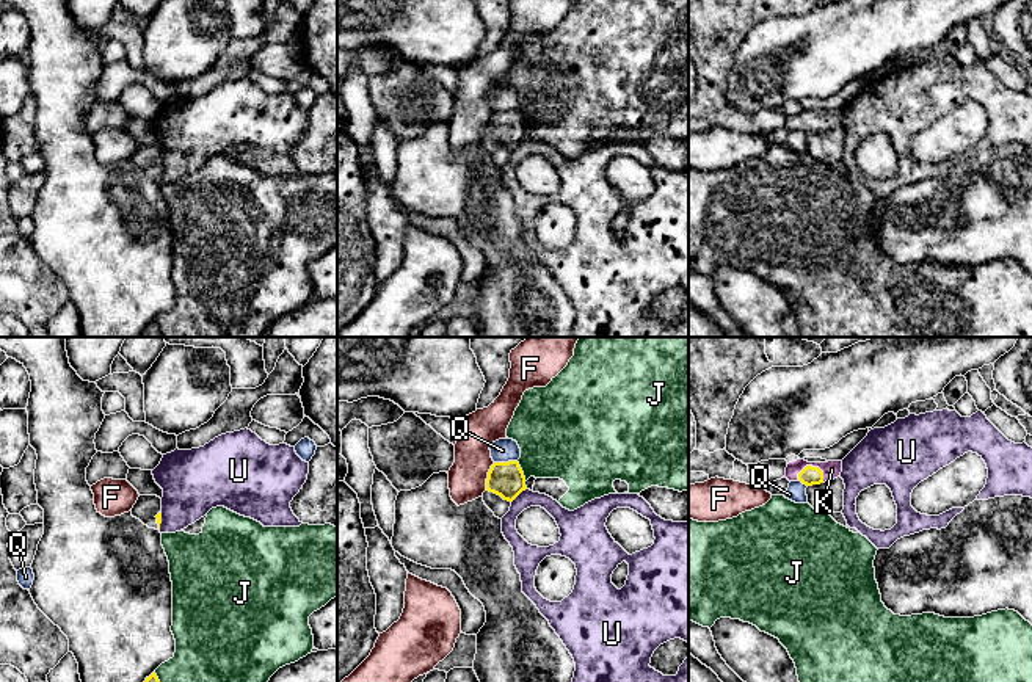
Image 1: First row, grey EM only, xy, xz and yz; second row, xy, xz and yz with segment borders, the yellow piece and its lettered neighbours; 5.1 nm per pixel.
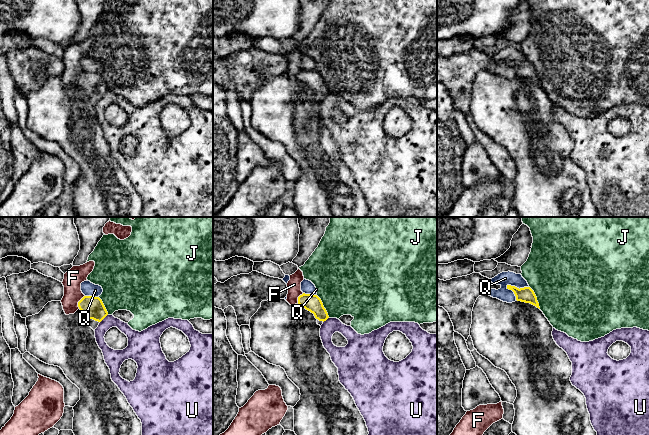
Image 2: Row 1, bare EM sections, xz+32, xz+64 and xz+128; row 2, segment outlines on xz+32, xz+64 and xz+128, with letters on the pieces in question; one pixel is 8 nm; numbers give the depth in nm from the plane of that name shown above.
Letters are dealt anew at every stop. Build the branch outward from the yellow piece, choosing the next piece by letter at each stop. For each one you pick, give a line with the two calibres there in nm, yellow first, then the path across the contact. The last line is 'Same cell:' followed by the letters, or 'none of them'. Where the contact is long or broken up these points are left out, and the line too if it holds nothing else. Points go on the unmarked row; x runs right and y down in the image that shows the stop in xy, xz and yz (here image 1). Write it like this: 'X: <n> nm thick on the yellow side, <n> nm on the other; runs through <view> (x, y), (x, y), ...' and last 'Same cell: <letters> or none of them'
K: 100 nm thick on the yellow side, 90 nm on the other; runs through yz (810, 124), (808, 115), (832, 118)
Same cell: K

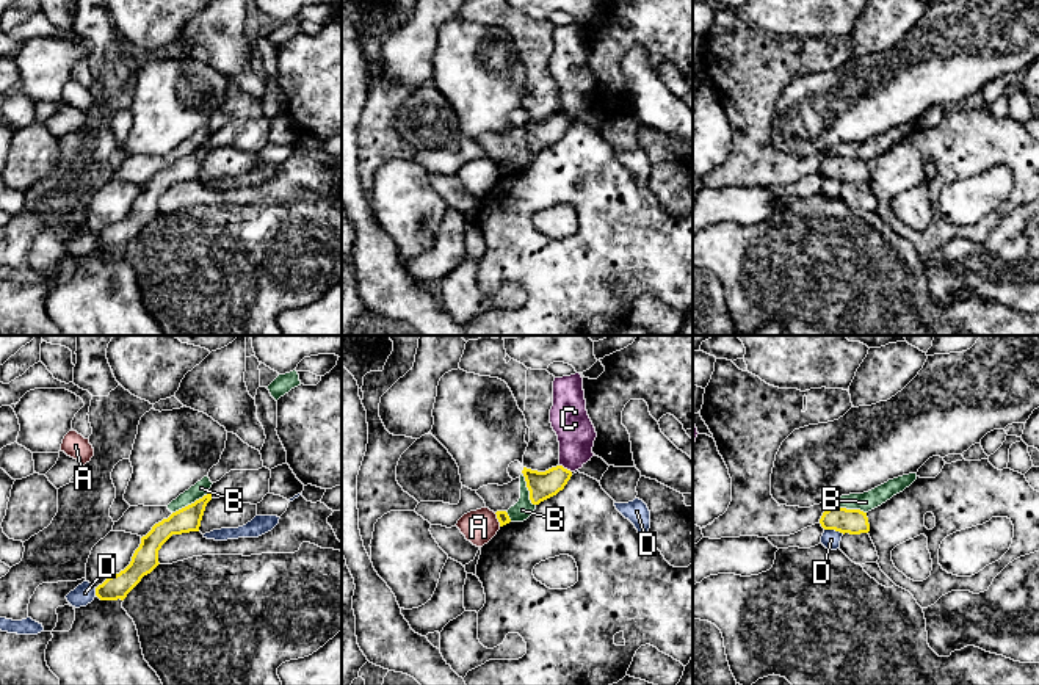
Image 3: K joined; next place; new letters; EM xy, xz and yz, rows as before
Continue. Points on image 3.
Same cell: none of them

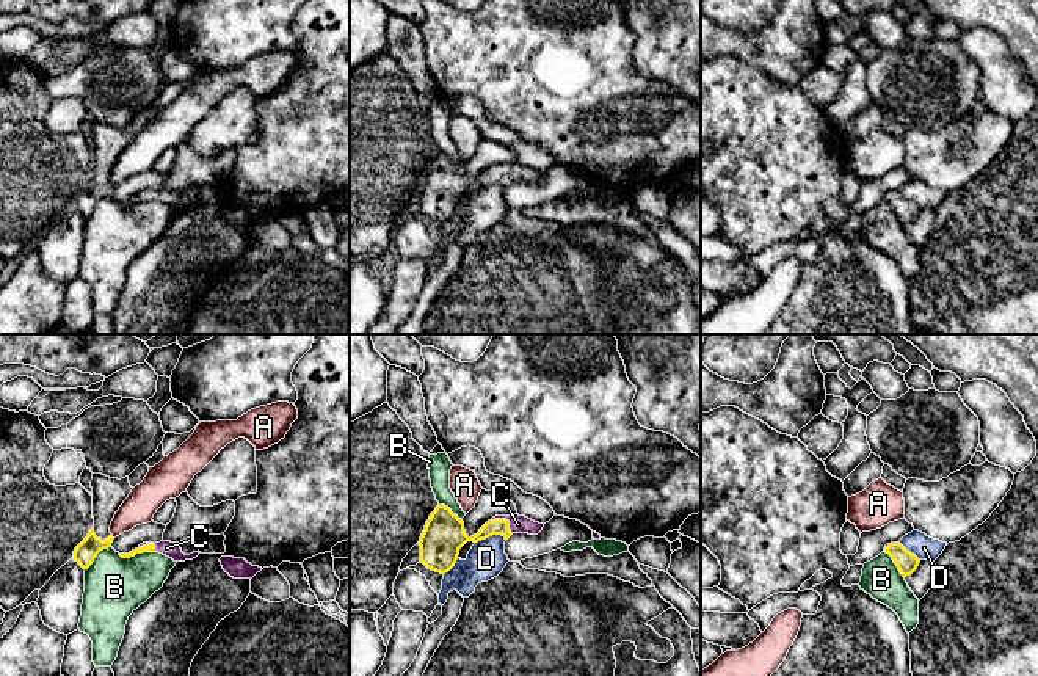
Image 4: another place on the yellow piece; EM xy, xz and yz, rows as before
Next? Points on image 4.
C: 80 nm thick on the yellow side, 100 nm on the other; runs through xz (499, 174), (505, 168), (518, 173)
Same cell: C

